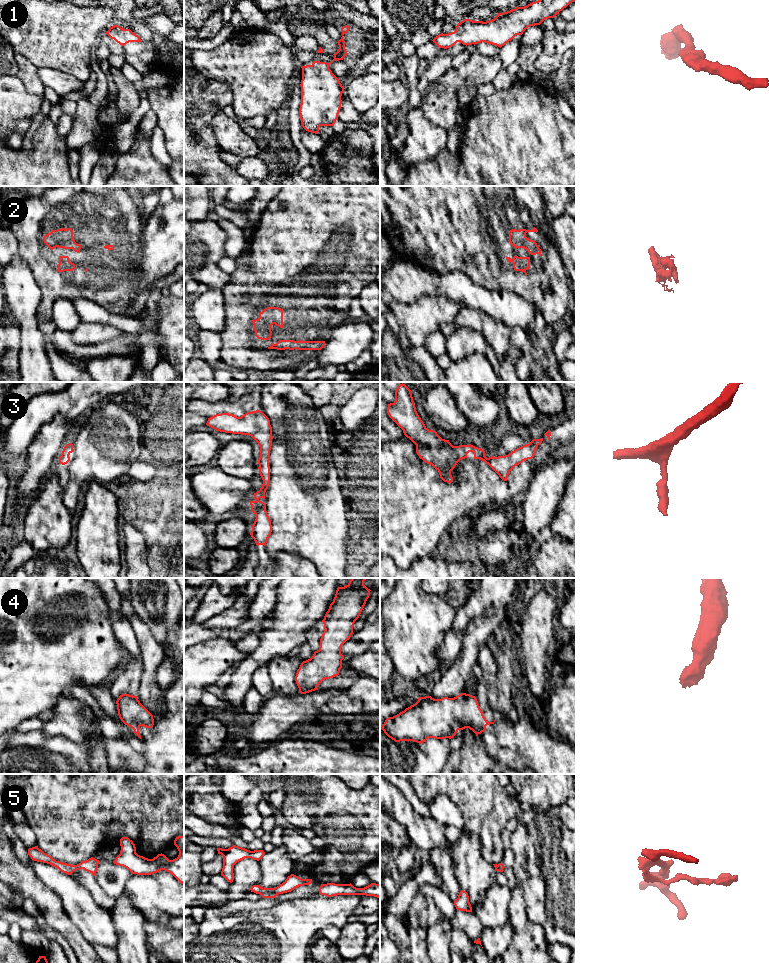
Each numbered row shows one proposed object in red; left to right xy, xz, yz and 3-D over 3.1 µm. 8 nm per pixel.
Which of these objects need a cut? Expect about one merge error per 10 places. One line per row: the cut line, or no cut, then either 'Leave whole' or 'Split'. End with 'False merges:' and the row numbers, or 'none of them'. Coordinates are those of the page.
1: No split. Leave whole
2: No split. Leave whole
3: No split. Leave whole
4: No split. Leave whole
5: No split. Leave whole
False merges: none of them

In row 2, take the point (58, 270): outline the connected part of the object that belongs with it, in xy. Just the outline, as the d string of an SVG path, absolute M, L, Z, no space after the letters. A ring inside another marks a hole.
M60 256L58 264L58 272L73 271L75 269L75 264L69 261L68 256Z

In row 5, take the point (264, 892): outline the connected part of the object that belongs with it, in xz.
M291 874L287 879L275 888L263 888L259 885L253 885L250 890L256 894L260 894L263 898L275 898L279 894L291 892L299 886L311 884L312 879L302 879Z

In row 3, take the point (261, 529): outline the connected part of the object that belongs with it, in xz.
M257 409L247 412L241 417L229 413L216 414L208 418L206 425L220 432L249 435L260 447L260 457L257 462L263 484L260 490L254 493L254 500L250 501L251 511L256 516L250 535L257 546L266 546L272 532L272 525L266 511L266 504L259 499L265 499L265 492L270 483L269 461L273 439L270 420L262 411Z

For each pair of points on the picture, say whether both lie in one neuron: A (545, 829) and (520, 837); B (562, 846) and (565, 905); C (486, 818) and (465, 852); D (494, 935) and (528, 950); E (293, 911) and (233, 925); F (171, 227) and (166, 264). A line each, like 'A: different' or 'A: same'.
A: same
B: same
C: different
D: different
E: same
F: same

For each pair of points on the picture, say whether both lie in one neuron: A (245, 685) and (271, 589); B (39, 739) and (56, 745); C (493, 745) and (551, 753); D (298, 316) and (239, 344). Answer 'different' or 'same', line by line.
A: different
B: same
C: same
D: same

